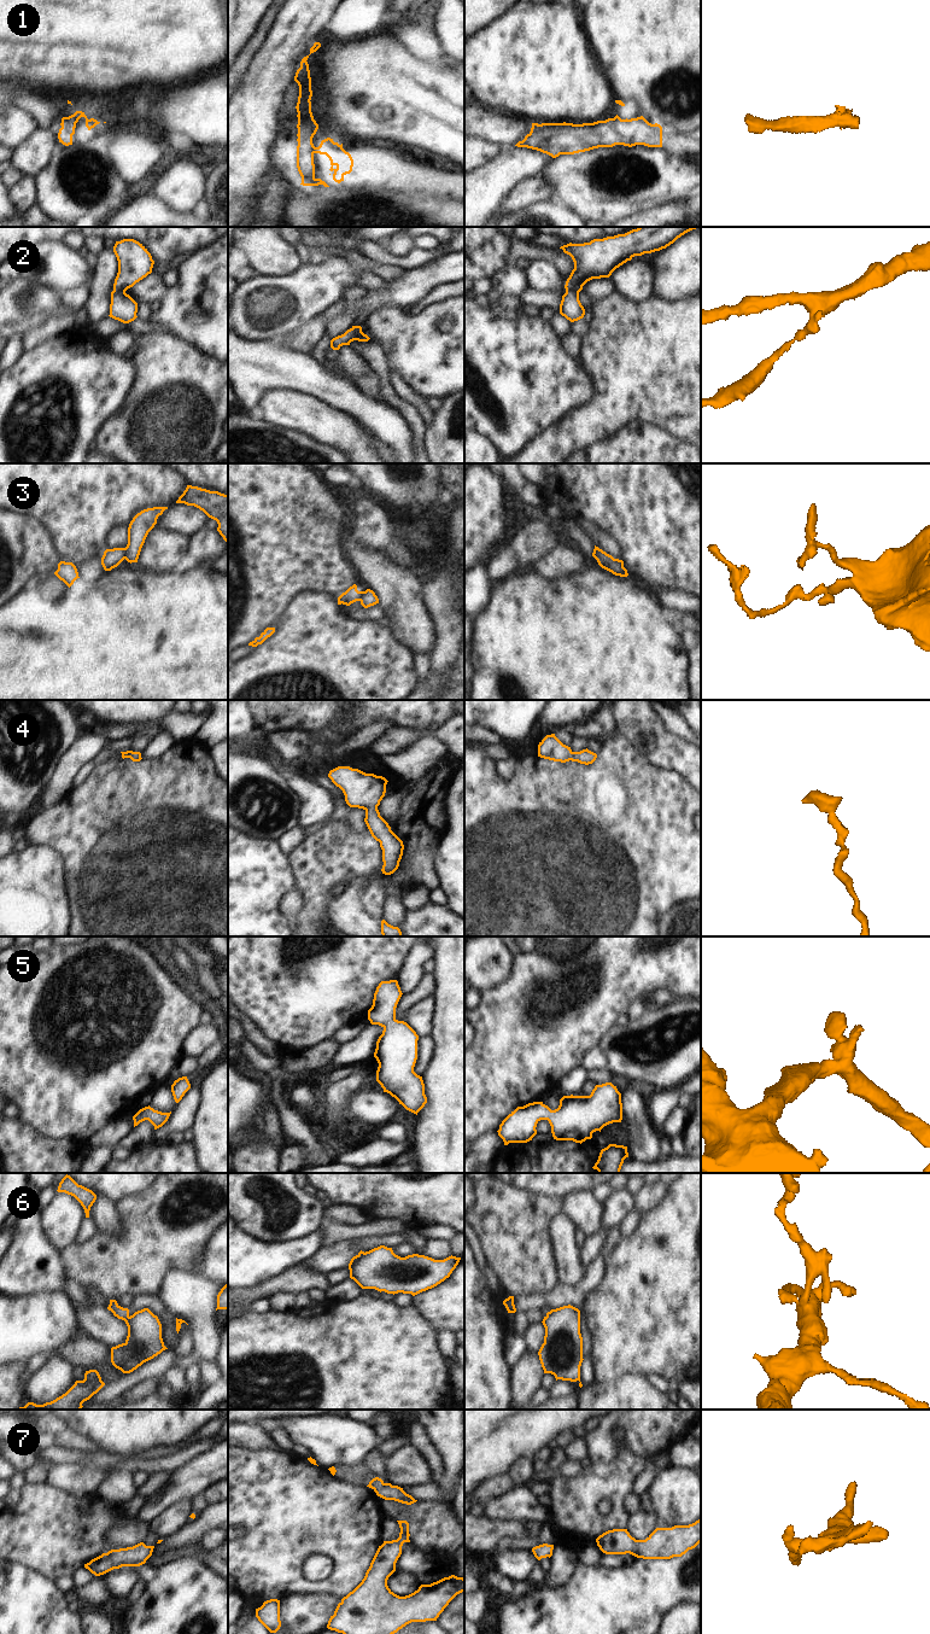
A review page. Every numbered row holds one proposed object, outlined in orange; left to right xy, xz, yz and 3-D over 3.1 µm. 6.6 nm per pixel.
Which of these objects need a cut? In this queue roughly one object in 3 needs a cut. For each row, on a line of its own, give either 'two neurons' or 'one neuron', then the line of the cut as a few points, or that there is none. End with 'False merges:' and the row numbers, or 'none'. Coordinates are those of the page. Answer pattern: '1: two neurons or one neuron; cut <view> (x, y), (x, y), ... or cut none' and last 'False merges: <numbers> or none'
1: one neuron; cut none
2: two neurons; cut yz (582, 286), (574, 285), (566, 292)
3: two neurons; cut xy (124, 548), (126, 558)
4: one neuron; cut none
5: one neuron; cut none
6: two neurons; cut xy (129, 1317), (124, 1320)
7: one neuron; cut none
False merges: 2, 3, 6

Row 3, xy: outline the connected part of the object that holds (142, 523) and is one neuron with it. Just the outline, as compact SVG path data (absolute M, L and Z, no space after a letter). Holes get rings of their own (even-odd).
M168 507L147 508L138 513L128 527L128 544L125 547L125 560L138 562L141 548L148 532L157 524L157 519Z

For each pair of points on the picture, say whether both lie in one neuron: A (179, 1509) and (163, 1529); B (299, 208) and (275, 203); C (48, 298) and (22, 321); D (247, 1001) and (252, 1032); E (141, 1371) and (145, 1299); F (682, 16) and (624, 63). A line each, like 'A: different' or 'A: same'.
A: same
B: different
C: same
D: different
E: different
F: same

